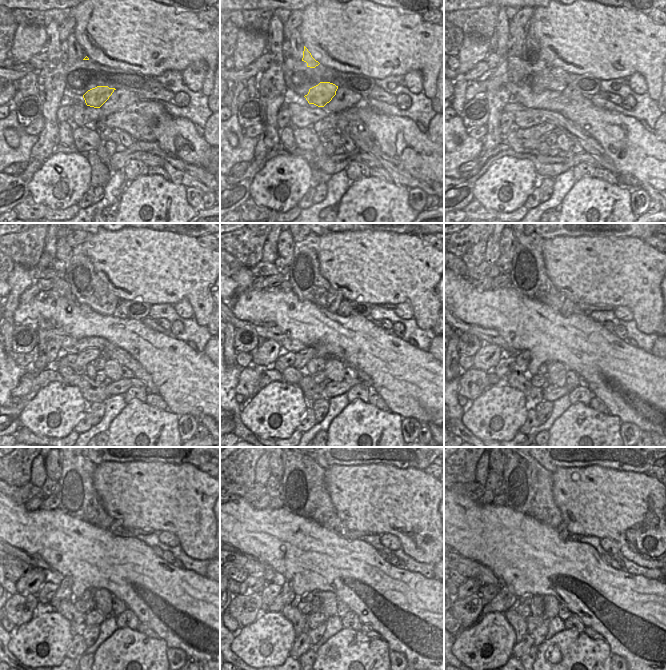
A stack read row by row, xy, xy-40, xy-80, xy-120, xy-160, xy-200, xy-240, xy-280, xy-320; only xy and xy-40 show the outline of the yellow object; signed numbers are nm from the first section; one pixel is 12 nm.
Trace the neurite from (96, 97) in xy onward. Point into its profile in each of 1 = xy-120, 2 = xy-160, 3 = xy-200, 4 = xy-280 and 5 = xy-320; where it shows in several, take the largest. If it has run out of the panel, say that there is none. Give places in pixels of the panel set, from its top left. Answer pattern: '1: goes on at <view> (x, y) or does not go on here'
1: goes on at xy-120 (80, 274)
2: goes on at xy-160 (304, 274)
3: goes on at xy-200 (528, 275)
4: goes on at xy-280 (305, 494)
5: goes on at xy-320 (529, 485)

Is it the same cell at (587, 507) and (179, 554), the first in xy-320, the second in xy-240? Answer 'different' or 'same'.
different

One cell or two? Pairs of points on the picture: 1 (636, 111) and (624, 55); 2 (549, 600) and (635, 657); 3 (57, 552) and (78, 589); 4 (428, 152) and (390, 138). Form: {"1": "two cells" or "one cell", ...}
{"1": "two cells", "2": "two cells", "3": "one cell", "4": "one cell"}

